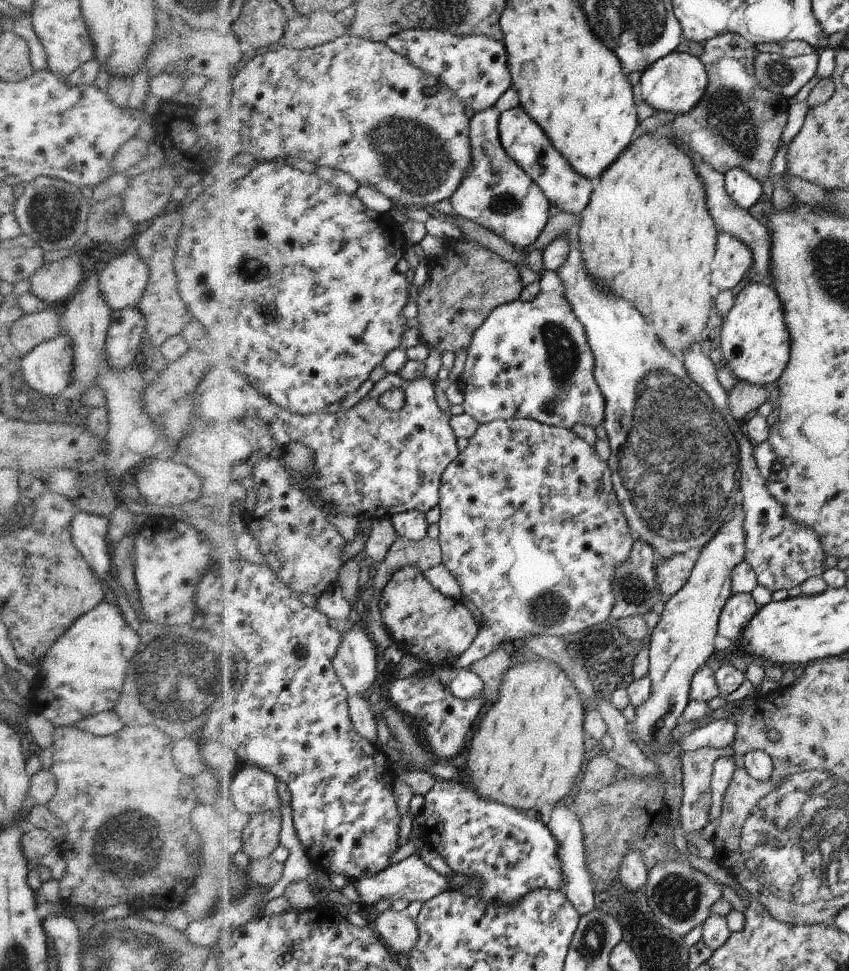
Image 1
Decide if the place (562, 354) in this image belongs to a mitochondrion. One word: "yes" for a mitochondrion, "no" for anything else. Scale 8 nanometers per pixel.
yes

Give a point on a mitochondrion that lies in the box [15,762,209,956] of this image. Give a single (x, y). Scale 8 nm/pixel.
(129, 845)

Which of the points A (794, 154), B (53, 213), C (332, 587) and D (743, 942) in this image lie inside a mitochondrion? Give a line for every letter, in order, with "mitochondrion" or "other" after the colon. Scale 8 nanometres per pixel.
A: other
B: mitochondrion
C: other
D: other

